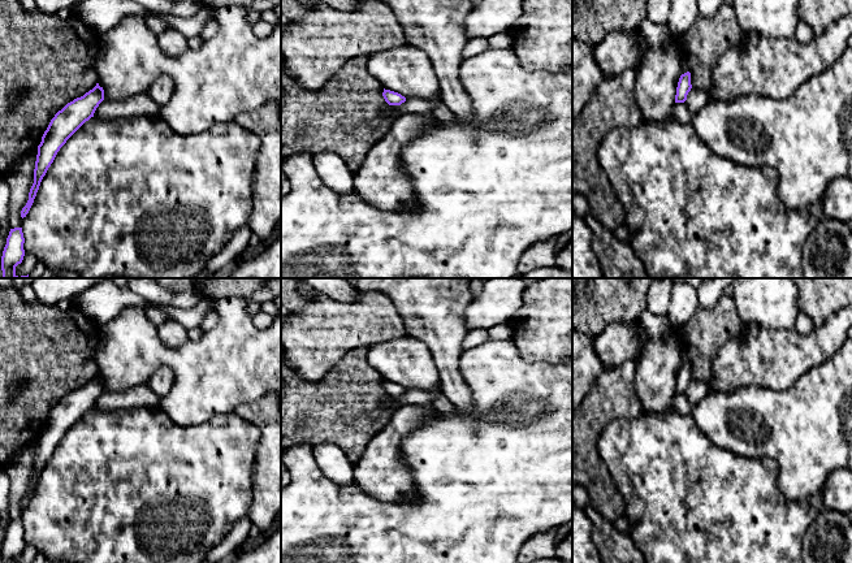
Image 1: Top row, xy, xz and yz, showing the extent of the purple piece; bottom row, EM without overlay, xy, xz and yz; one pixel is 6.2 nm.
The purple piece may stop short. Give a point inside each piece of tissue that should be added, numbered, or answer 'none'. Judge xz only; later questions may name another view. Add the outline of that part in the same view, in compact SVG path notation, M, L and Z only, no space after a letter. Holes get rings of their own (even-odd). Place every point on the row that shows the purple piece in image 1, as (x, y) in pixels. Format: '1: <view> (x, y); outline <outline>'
none

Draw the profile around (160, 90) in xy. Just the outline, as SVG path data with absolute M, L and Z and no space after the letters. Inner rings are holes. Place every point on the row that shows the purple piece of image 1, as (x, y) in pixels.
M164 74L150 85L147 94L155 103L157 103L160 107L164 107L172 98L174 86L173 77Z

